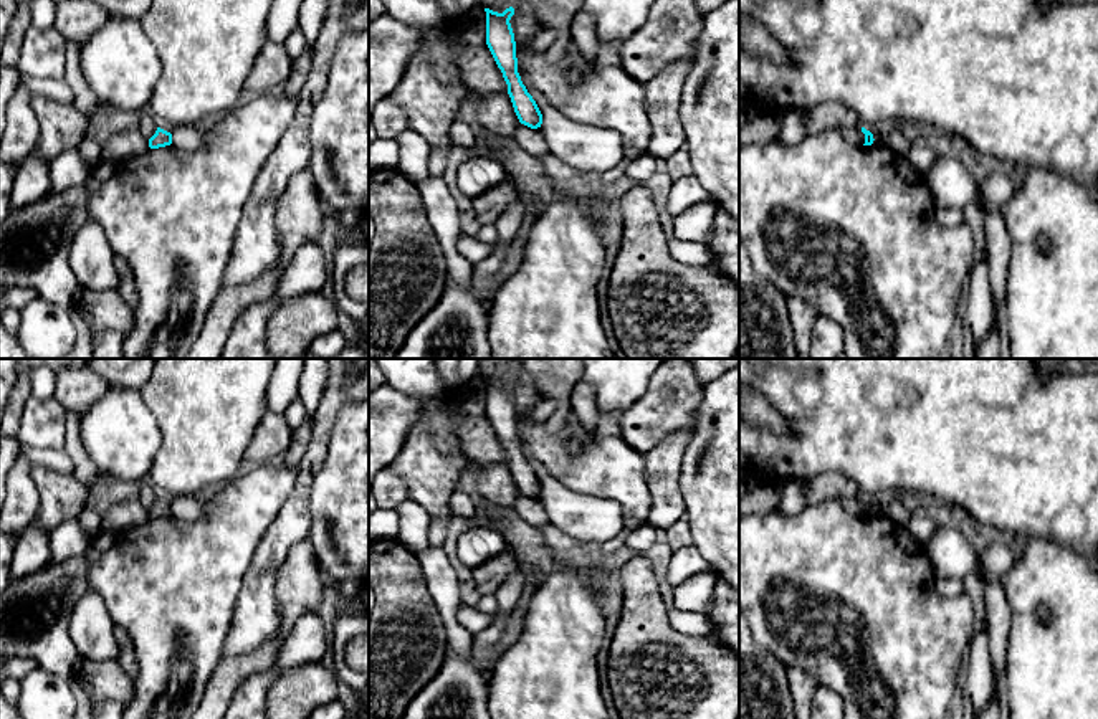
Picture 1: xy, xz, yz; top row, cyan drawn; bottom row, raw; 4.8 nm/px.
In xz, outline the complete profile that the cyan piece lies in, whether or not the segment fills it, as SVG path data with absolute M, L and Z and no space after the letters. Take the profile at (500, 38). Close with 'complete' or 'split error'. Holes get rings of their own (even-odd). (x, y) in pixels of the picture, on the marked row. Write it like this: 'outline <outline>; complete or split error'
outline M509 7L503 13L489 8L485 8L485 12L486 45L508 84L508 94L511 98L514 112L521 124L537 129L542 124L542 114L518 73L516 41L509 23L511 17L514 15L514 8Z; complete

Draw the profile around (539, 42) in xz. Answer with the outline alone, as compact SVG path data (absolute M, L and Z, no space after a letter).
M542 28L536 31L524 45L529 53L546 53L546 50L554 43L561 30Z

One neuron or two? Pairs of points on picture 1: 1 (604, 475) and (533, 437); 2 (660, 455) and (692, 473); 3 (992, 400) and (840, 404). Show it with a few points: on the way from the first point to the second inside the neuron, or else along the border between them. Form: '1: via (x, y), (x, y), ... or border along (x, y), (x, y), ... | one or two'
1: via (586, 470), (568, 468), (551, 452) | one
2: border along (677, 476), (677, 491), (680, 495) | two
3: via (954, 400), (878, 400) | one

